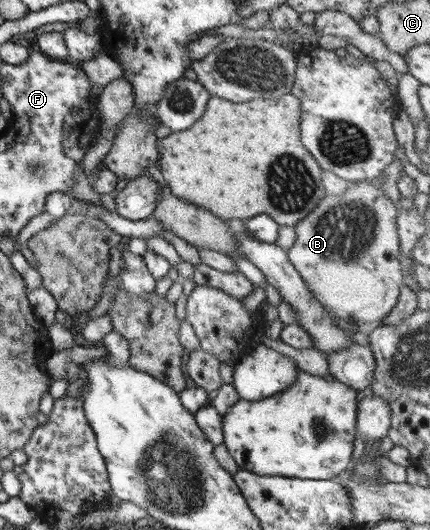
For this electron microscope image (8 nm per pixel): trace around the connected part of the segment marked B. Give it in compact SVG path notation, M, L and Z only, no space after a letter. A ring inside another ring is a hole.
M381 176L375 179L353 182L351 188L338 196L326 195L309 215L295 223L295 239L289 247L287 258L299 274L299 277L324 309L333 316L357 325L381 321L397 301L400 287L404 282L401 266L398 262L397 224L398 210L394 203L386 199L381 192Z

